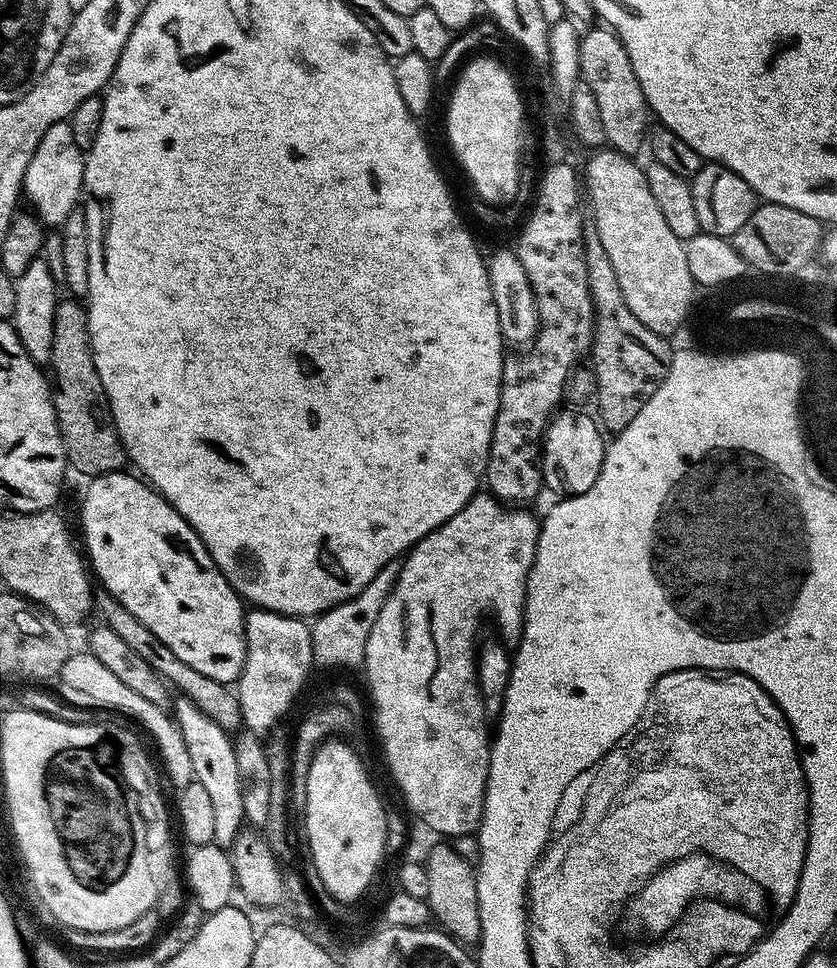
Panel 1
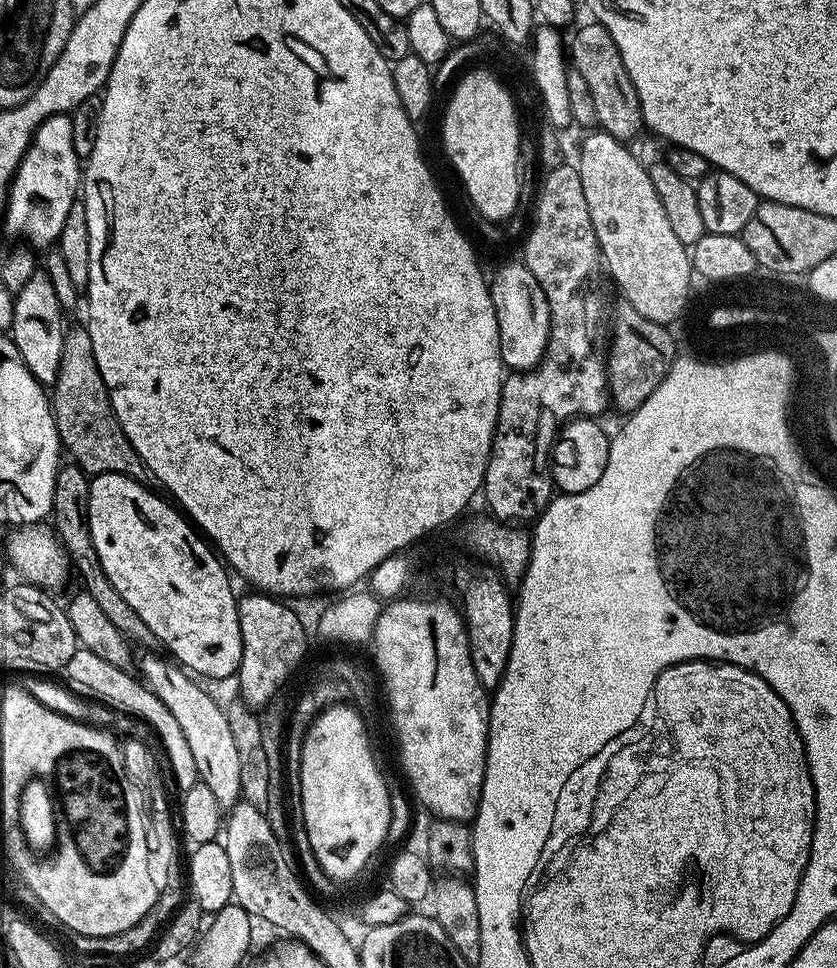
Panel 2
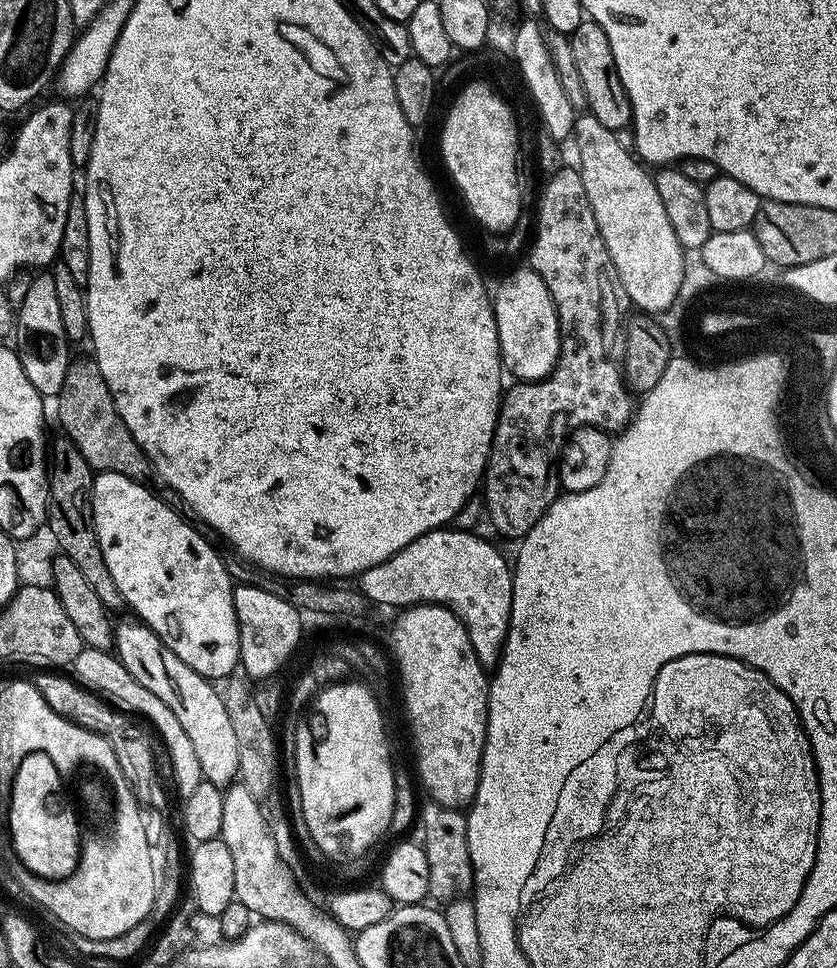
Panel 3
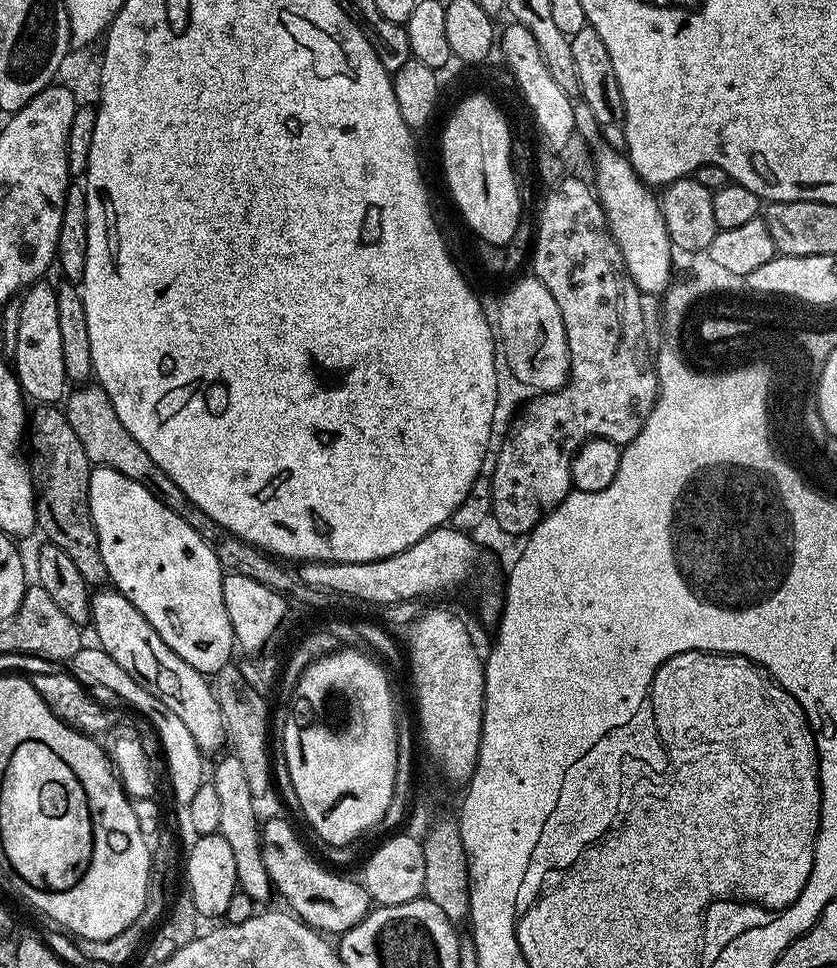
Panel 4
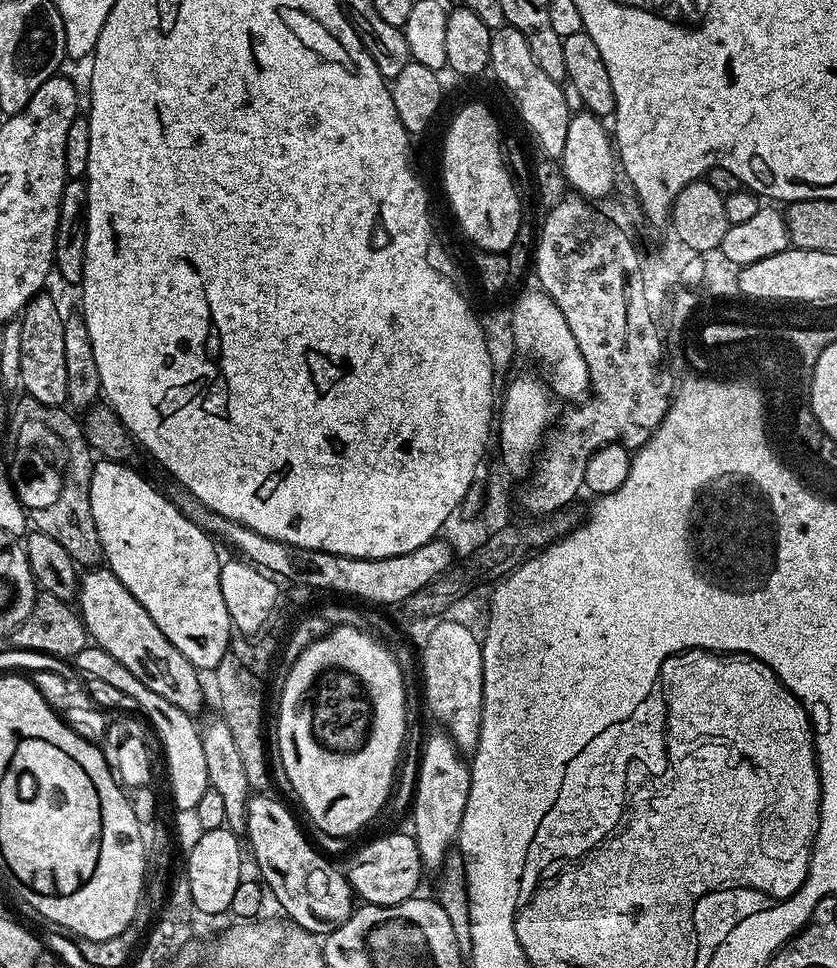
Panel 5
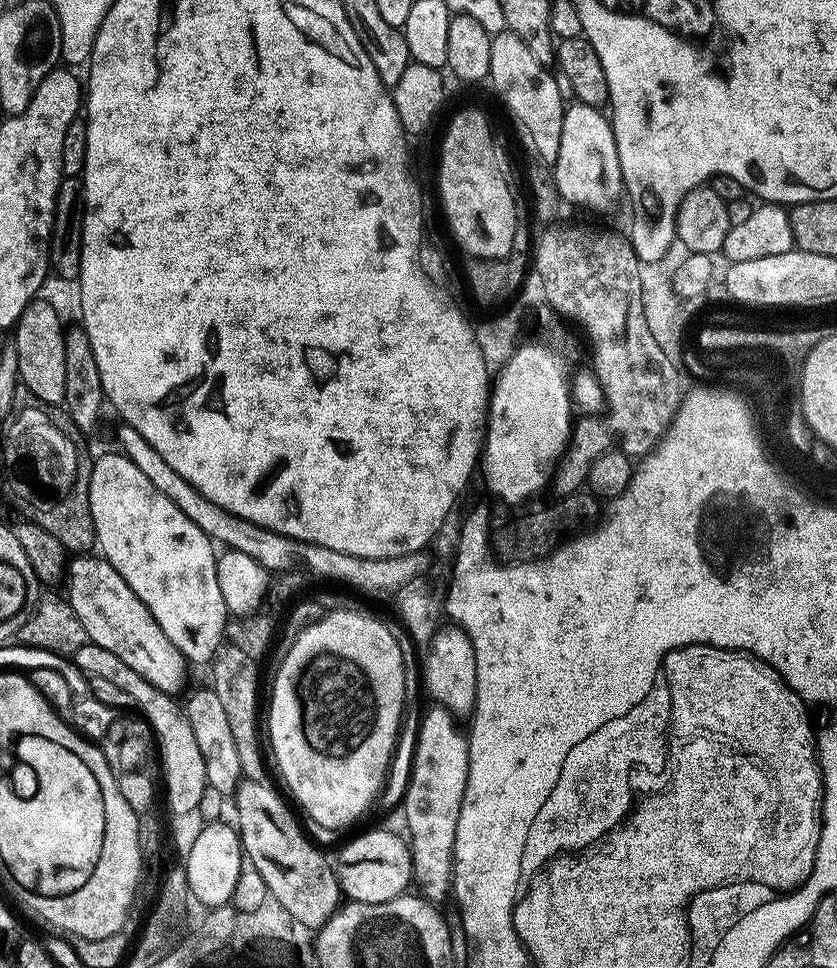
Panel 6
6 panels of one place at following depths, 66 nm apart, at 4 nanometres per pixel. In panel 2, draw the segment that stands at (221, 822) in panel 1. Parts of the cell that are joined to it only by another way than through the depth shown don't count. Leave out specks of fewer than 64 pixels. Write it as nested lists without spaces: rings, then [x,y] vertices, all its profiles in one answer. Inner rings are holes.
[[[144,654],[148,656],[139,657],[138,668],[140,664],[139,675],[154,695],[162,702],[162,706],[166,706],[166,710],[170,710],[170,714],[174,714],[178,726],[182,729],[182,734],[186,738],[186,743],[190,746],[192,757],[194,758],[194,766],[199,783],[210,786],[214,798],[218,802],[218,806],[222,810],[233,808],[237,800],[241,799],[240,794],[240,771],[238,770],[238,745],[234,743],[234,734],[230,730],[230,722],[226,722],[226,714],[221,705],[216,705],[216,700],[197,682],[179,663],[173,662],[171,659],[163,660],[160,656],[152,656],[156,654]]]

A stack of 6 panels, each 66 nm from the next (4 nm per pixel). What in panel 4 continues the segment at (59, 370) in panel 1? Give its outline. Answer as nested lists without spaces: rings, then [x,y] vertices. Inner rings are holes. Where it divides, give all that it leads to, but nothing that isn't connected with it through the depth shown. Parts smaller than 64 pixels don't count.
[[[88,382],[77,387],[75,391],[73,396],[71,393],[67,397],[66,411],[74,434],[78,434],[82,446],[86,449],[88,461],[97,468],[118,470],[118,474],[126,474],[126,478],[146,486],[146,490],[150,490],[150,494],[154,494],[154,498],[158,498],[158,502],[162,502],[167,508],[174,510],[174,514],[178,514],[184,520],[188,517],[188,512],[193,513],[196,507],[189,502],[186,494],[182,494],[182,490],[178,490],[178,486],[166,474],[166,470],[162,470],[162,466],[158,466],[158,462],[154,462],[150,458],[150,454],[146,454],[146,450],[142,450],[142,446],[138,446],[138,442],[130,434],[130,430],[126,430],[126,426],[122,426],[118,414],[114,414],[114,402],[110,402],[106,390],[100,387],[99,383]]]

